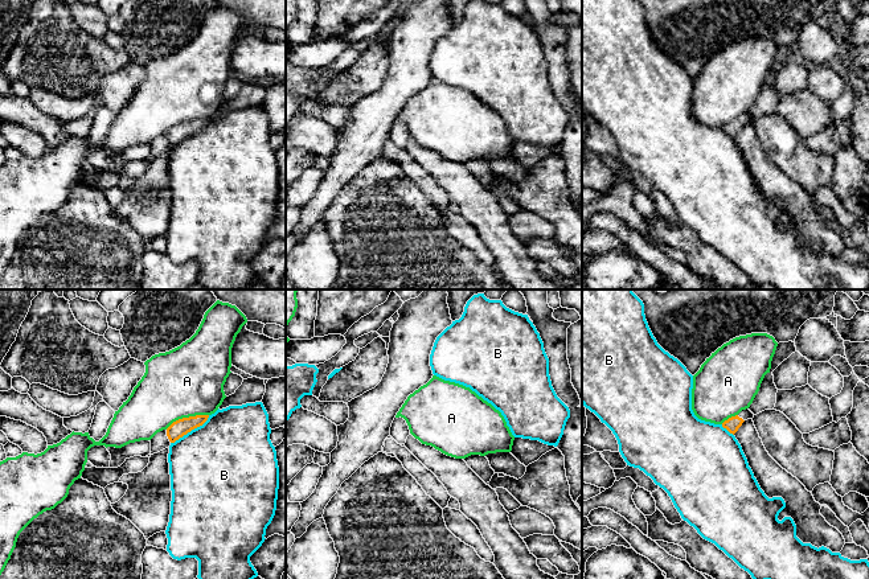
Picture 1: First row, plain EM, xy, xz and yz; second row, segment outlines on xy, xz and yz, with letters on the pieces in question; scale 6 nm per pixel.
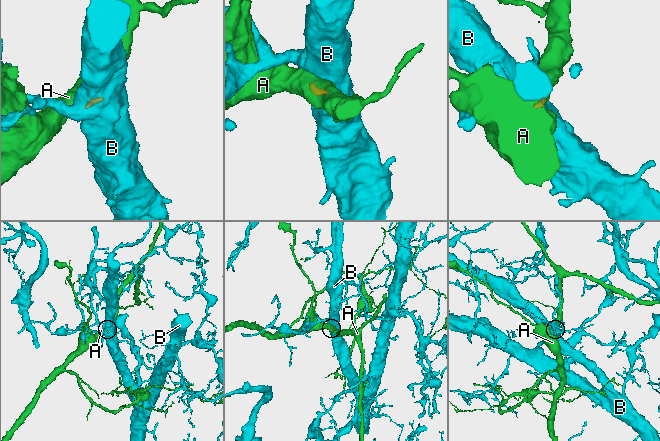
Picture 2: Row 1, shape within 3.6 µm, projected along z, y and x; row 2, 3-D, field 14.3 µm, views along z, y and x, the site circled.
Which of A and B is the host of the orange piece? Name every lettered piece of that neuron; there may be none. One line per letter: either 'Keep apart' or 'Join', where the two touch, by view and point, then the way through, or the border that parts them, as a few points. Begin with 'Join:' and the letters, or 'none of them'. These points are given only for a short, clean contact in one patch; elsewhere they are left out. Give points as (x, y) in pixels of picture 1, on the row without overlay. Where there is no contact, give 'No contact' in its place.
Join: none of them
A: Keep apart. Touches orange at xy (187, 122). Boundary: xy (208, 118), (179, 122), (165, 132)
B: Keep apart. Touches orange at xy (191, 134). Boundary: xy (209, 119), (201, 128), (171, 147)

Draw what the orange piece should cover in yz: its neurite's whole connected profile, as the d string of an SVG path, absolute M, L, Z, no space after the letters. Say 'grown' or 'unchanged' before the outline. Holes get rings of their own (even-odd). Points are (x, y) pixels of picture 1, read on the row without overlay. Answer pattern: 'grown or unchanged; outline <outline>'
grown; outline M746 112L746 114L742 114L738 119L725 124L722 127L722 131L734 139L745 124L753 123L753 122L754 122L754 118L749 112Z

